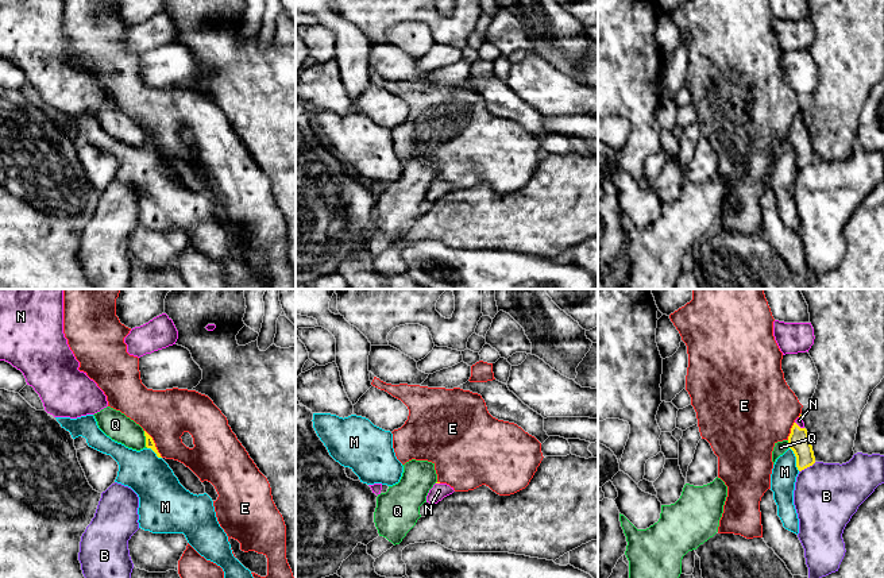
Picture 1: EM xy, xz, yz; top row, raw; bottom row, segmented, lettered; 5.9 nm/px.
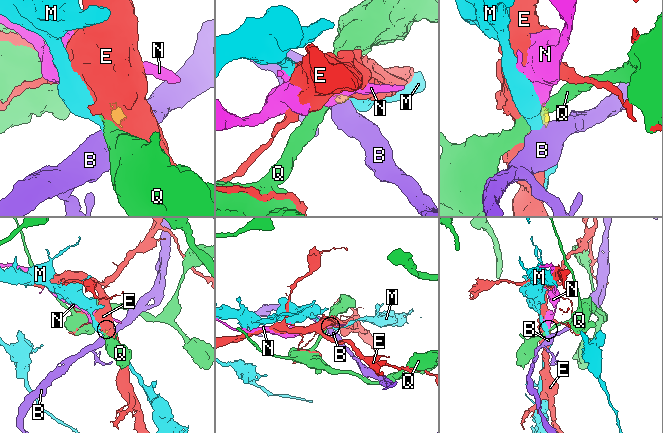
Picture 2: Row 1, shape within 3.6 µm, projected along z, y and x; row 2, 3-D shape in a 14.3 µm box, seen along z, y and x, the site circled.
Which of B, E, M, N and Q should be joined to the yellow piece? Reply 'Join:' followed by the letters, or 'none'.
Join: N

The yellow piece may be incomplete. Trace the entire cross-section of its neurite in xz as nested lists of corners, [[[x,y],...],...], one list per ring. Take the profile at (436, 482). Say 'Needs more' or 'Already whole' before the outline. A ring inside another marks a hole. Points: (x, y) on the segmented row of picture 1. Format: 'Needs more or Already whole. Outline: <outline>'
Needs more. Outline: [[[436,482],[426,496],[426,502],[435,505],[455,490],[447,483]]]

